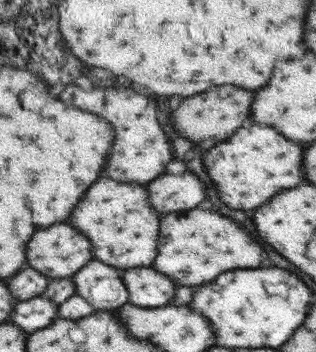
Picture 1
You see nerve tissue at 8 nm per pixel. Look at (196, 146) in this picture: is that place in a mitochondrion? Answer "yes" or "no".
no

